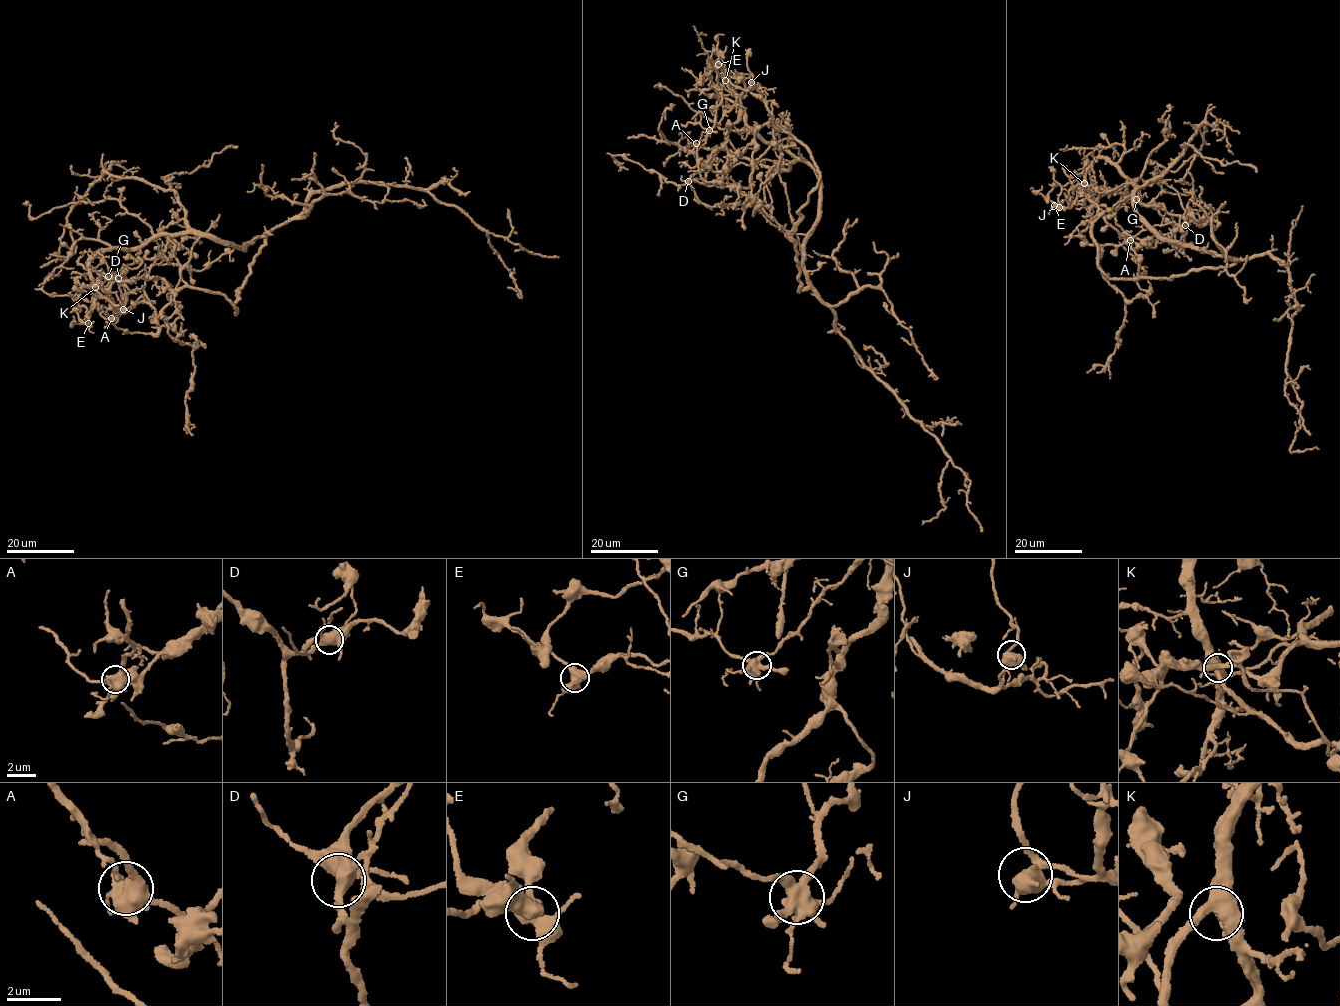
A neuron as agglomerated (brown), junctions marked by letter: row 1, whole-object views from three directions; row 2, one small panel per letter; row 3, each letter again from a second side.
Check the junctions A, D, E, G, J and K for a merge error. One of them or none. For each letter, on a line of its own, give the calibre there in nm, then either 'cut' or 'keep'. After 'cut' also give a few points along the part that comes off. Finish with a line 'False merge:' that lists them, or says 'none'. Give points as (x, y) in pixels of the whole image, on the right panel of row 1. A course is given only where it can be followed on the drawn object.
A: calibre 500 nm; keep
D: calibre 480 nm; keep
E: calibre 500 nm; keep
G: calibre 500 nm; cut; course (1136, 199), (1145, 185), (1171, 179)
J: calibre 480 nm; keep
K: calibre 440 nm; keep
False merge: G

